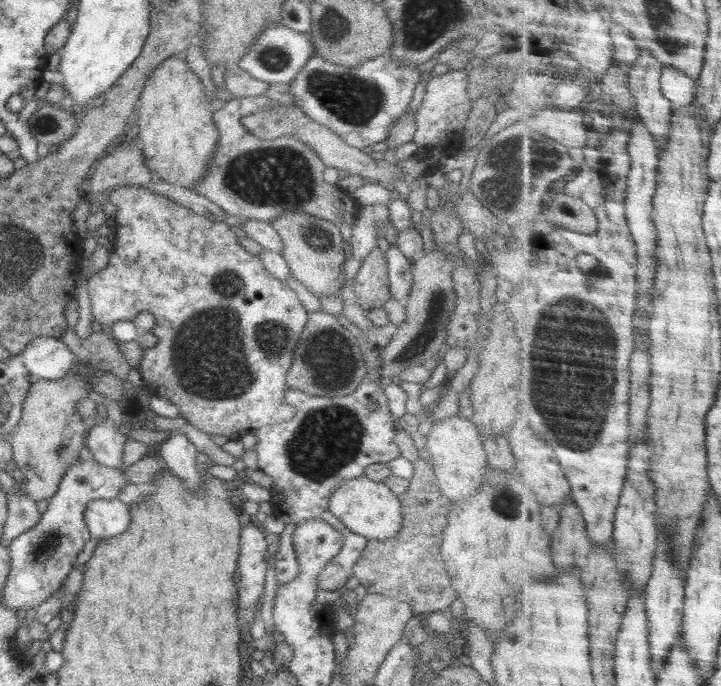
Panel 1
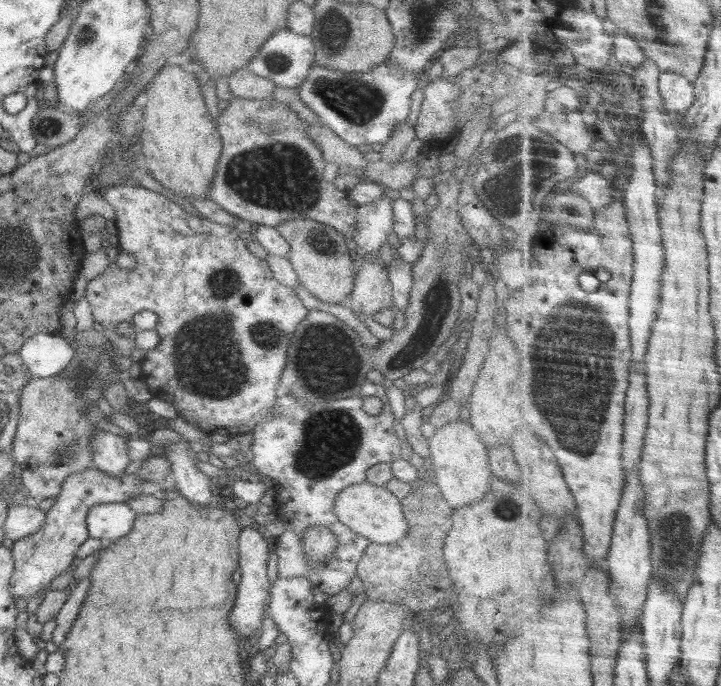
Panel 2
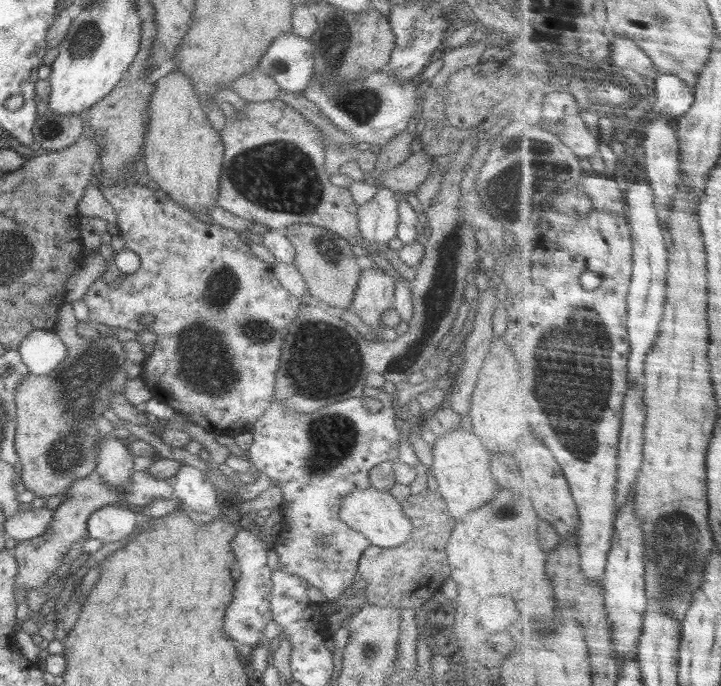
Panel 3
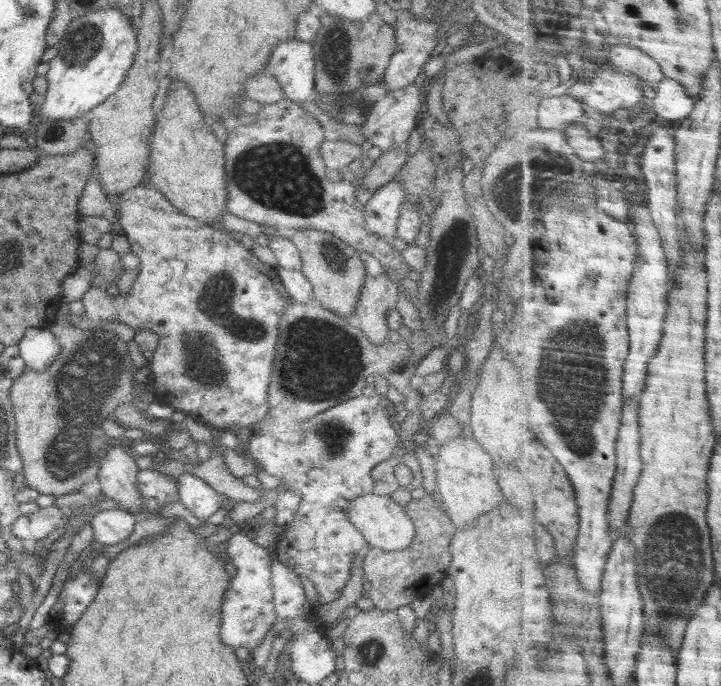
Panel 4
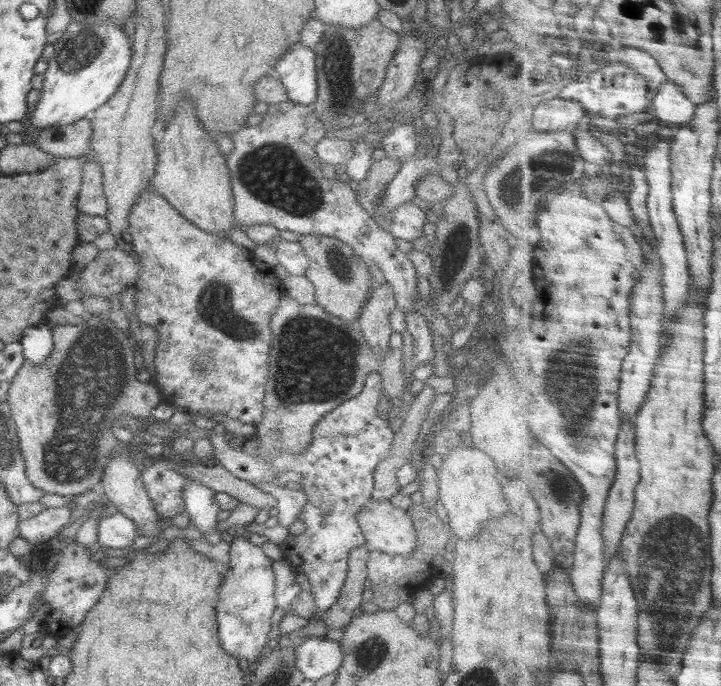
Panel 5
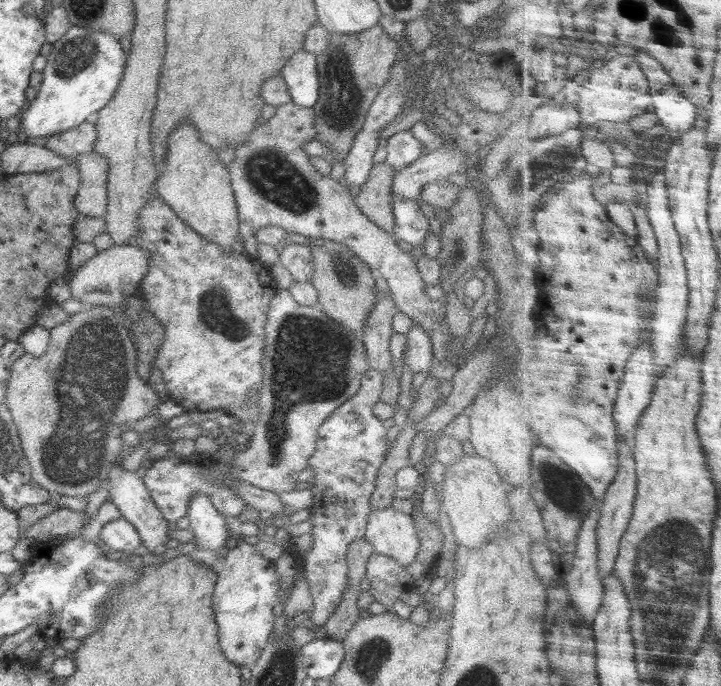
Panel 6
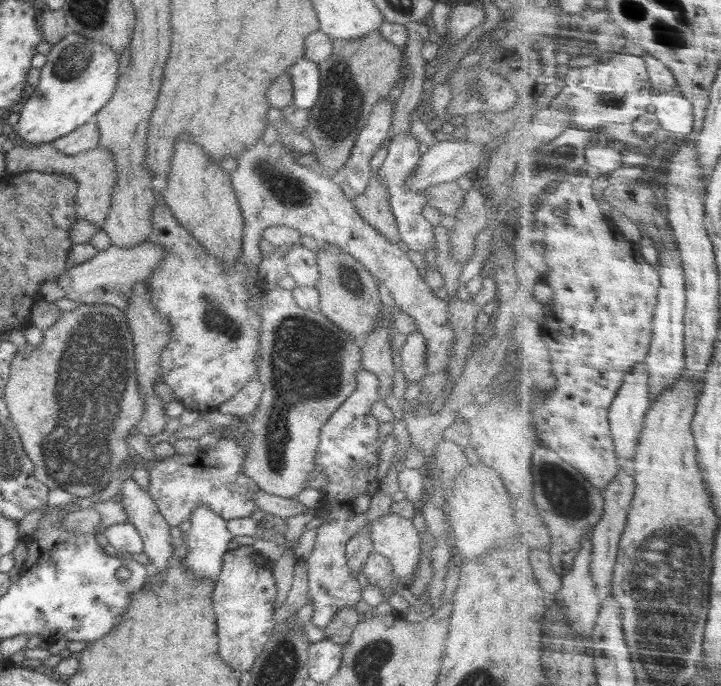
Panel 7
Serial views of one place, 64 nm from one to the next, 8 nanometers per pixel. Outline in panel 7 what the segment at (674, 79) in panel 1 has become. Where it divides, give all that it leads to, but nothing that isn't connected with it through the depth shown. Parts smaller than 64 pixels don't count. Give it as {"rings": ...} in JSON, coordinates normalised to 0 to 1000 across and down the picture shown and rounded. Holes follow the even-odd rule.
{"rings":[[[942,128],[908,141],[906,162],[914,169],[920,187],[951,203],[964,192],[963,150]]]}

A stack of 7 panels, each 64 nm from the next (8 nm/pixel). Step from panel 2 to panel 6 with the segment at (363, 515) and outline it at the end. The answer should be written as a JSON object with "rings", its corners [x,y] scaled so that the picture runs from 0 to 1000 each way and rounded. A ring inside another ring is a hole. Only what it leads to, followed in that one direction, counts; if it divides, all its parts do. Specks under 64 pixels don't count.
{"rings":[[[544,736],[530,743],[515,743],[508,758],[506,784],[521,806],[546,813],[560,828],[577,816],[583,799],[571,752]]]}

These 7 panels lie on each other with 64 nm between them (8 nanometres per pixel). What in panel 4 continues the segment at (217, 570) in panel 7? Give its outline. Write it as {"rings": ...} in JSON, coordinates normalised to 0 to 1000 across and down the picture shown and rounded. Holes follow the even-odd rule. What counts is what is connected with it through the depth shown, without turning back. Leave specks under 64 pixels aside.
{"rings":[[[264,688],[250,691],[244,700],[247,700],[247,723],[252,735],[275,758],[280,758],[280,764],[286,764],[288,755],[305,743],[307,722]]]}

